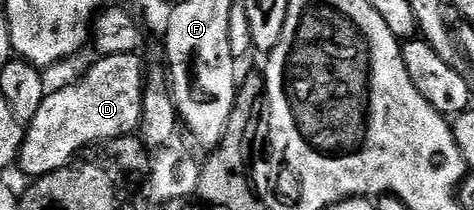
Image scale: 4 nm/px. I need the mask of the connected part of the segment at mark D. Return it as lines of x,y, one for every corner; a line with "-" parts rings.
137,52
99,56
75,85
66,85
55,93
54,90
47,92
40,111
28,122
17,168
22,168
30,179
37,179
69,165
83,151
99,143
133,134
142,124
144,104
140,57

